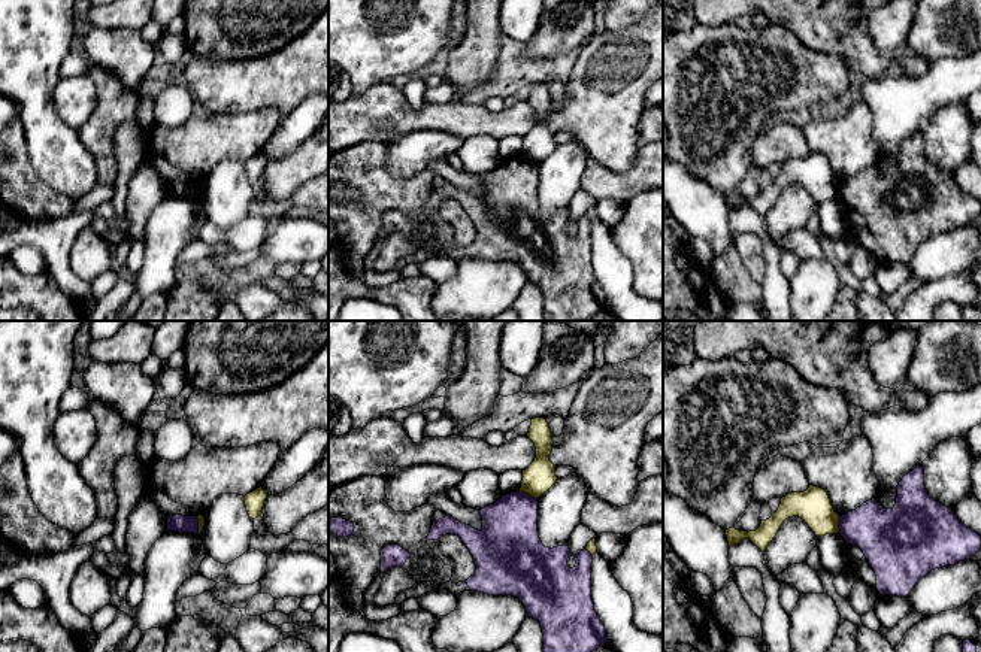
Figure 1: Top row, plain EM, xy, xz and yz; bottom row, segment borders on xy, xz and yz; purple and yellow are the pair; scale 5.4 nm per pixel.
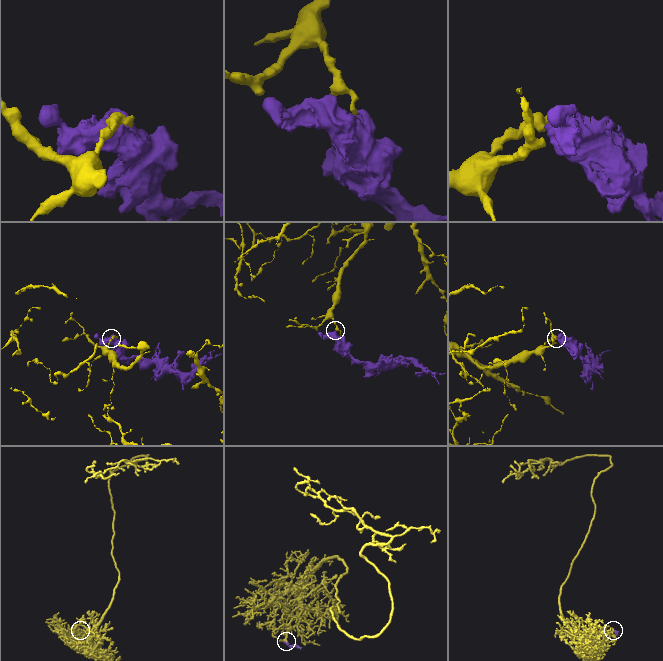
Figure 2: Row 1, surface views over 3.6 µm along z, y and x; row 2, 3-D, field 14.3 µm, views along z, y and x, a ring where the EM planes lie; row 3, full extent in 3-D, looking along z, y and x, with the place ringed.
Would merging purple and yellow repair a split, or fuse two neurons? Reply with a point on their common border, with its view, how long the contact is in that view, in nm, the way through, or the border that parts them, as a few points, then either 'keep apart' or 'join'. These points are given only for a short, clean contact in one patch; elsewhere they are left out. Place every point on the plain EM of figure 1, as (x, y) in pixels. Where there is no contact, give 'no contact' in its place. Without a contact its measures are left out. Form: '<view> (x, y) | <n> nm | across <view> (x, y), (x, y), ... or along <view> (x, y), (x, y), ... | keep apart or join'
xz (527, 160) | 110 nm | along xz (518, 157), (524, 157), (536, 164) | keep apart

